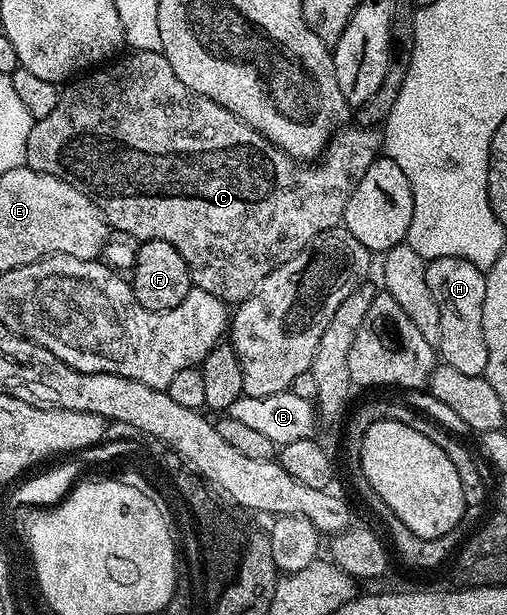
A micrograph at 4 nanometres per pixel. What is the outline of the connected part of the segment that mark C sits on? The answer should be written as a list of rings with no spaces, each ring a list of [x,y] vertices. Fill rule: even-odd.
[[[132,50],[127,54],[129,56],[121,55],[119,58],[113,59],[107,66],[97,67],[95,70],[81,75],[79,79],[69,83],[61,91],[60,101],[58,106],[54,106],[53,112],[46,114],[46,118],[33,123],[30,138],[26,138],[24,164],[33,168],[35,172],[50,174],[54,178],[64,180],[82,194],[89,196],[94,202],[94,206],[98,206],[98,210],[107,220],[109,229],[130,234],[137,242],[146,240],[170,242],[170,246],[174,246],[174,250],[178,250],[178,254],[182,254],[195,287],[206,290],[206,294],[214,294],[220,300],[235,306],[240,301],[250,298],[250,294],[254,294],[254,290],[275,268],[290,262],[290,258],[294,258],[294,254],[301,252],[315,236],[337,227],[343,221],[346,202],[350,202],[350,194],[354,194],[354,186],[358,186],[358,182],[362,182],[362,174],[366,174],[366,170],[370,170],[370,166],[381,155],[381,133],[374,128],[345,126],[336,133],[333,139],[328,141],[328,147],[324,149],[319,159],[315,162],[301,163],[301,161],[287,156],[281,148],[277,148],[262,133],[254,131],[249,124],[242,122],[234,114],[230,114],[230,110],[218,106],[218,102],[197,92],[192,92],[190,86],[186,86],[186,82],[182,82],[182,78],[178,78],[178,74],[174,74],[174,66],[170,66],[170,62],[166,62],[163,52]]]

